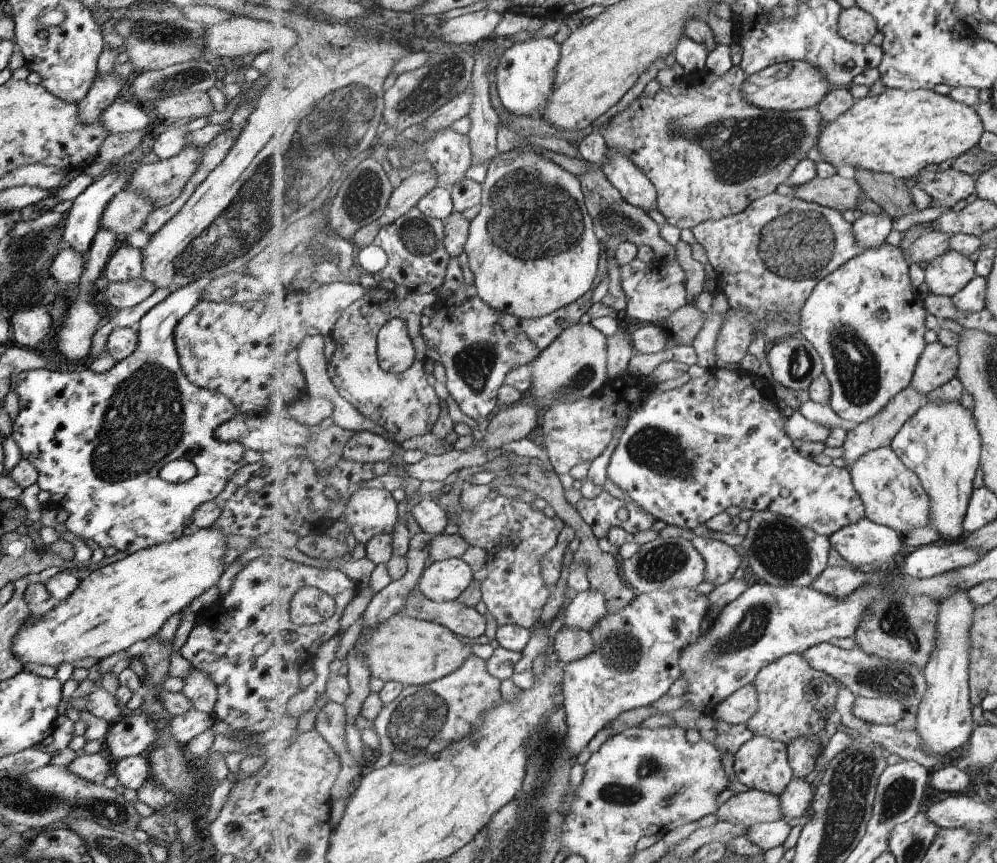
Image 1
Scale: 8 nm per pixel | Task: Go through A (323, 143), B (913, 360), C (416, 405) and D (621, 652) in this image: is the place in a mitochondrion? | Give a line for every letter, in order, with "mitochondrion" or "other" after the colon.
A: mitochondrion
B: other
C: other
D: mitochondrion

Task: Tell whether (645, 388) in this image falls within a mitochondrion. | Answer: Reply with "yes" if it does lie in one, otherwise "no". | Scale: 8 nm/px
no

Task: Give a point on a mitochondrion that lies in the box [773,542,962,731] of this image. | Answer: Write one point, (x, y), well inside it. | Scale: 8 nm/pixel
(905, 683)

